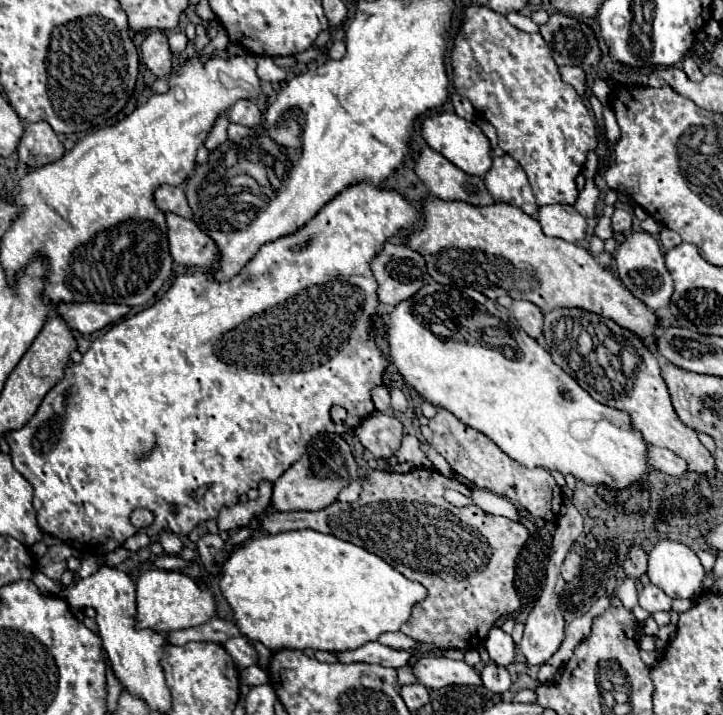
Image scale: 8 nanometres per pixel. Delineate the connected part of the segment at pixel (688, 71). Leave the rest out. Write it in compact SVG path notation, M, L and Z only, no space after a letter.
M687 55L681 67L683 67L683 71L685 71L685 75L687 75L687 77L689 77L691 81L699 81L699 79L703 79L703 73L699 71L699 67L697 67L697 63L695 63L695 59L693 59L693 55Z

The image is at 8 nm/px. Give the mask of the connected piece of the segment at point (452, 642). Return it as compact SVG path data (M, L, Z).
M411 469L409 473L371 471L363 481L363 493L355 503L335 501L321 511L271 511L263 515L263 533L287 529L315 529L365 547L383 557L405 577L427 587L429 597L421 601L401 631L411 639L443 649L477 649L499 617L521 607L513 585L515 559L529 533L523 523L485 513L477 505L451 505L443 493L455 489L469 495L469 487L457 479L443 477L435 469Z

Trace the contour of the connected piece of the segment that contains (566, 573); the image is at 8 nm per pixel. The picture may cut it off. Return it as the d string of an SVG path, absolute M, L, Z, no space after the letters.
M569 551L563 565L561 565L561 575L565 581L571 581L581 569L581 557L575 551Z

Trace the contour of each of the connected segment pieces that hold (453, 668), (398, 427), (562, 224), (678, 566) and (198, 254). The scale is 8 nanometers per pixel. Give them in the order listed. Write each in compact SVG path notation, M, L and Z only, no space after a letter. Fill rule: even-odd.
M419 657L415 665L419 683L429 689L441 689L445 685L481 685L481 675L465 661L453 661L447 657Z
M375 411L373 415L361 421L361 425L355 429L355 435L363 443L363 447L369 449L375 459L381 461L391 457L399 449L403 425L399 419Z
M545 205L539 209L543 233L577 243L587 233L587 219L571 205Z
M659 541L649 553L647 577L669 597L691 599L703 591L705 569L699 557L683 543Z
M167 213L167 227L169 249L175 263L183 267L209 269L219 261L219 249L215 247L215 241L203 233L193 219Z

